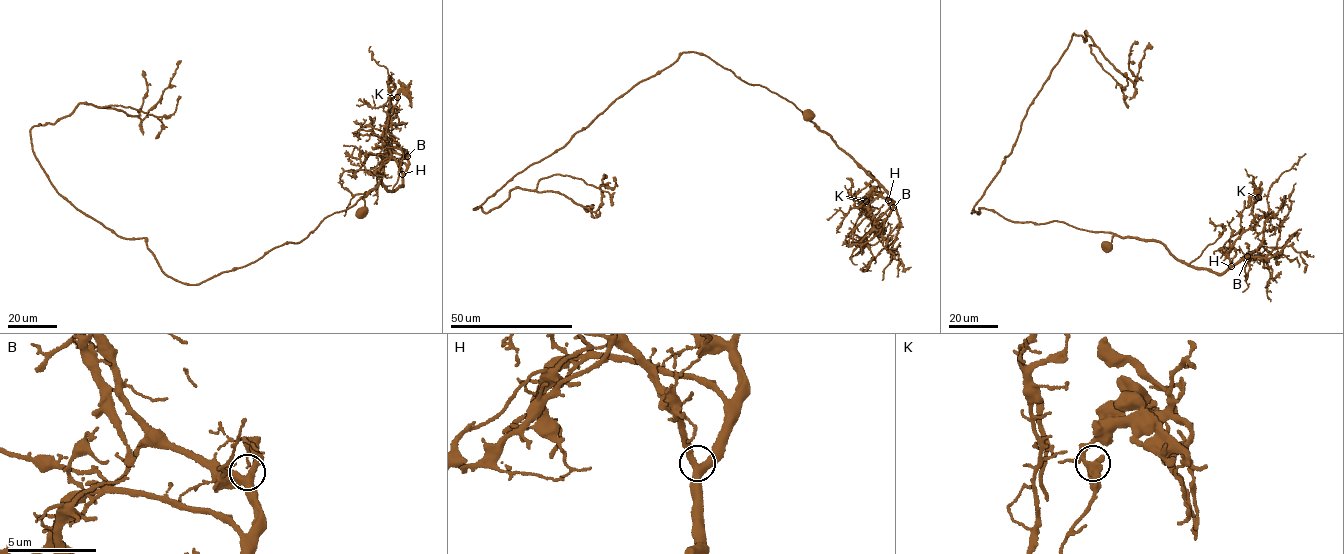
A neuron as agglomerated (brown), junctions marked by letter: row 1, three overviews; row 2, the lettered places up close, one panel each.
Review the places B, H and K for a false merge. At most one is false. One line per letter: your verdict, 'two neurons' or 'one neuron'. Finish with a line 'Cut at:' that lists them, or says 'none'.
B: one neuron
H: one neuron
K: two neurons
Cut at: K

